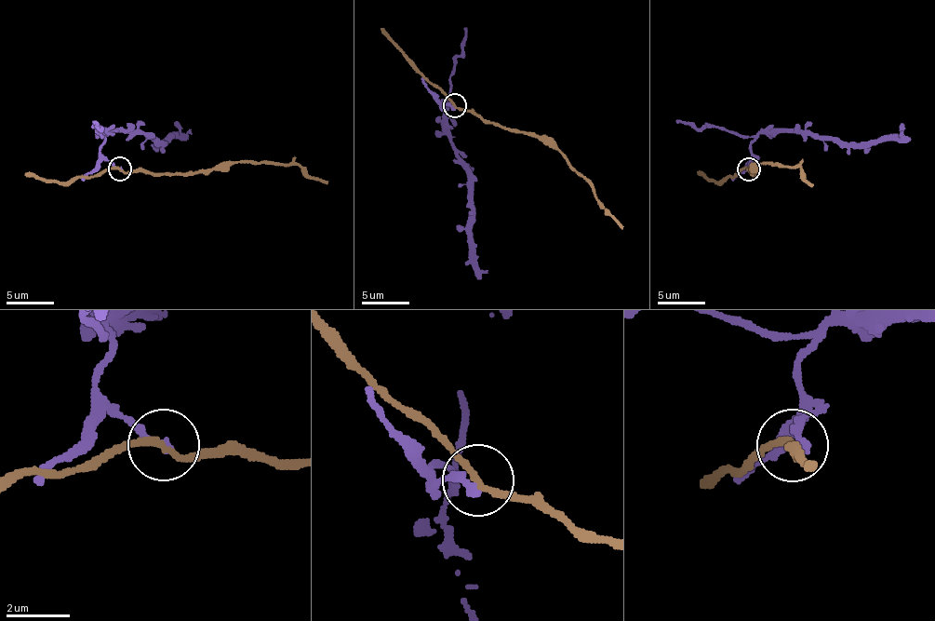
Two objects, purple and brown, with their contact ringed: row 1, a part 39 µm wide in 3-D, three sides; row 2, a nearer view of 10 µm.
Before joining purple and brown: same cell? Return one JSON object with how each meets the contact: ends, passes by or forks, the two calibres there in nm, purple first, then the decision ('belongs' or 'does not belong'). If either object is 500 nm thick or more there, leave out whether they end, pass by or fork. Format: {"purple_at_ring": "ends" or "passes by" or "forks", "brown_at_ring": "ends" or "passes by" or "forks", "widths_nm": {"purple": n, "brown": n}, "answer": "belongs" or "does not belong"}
{"purple_at_ring": "ends", "brown_at_ring": "passes by", "widths_nm": {"purple": 280, "brown": 200}, "answer": "does not belong"}

